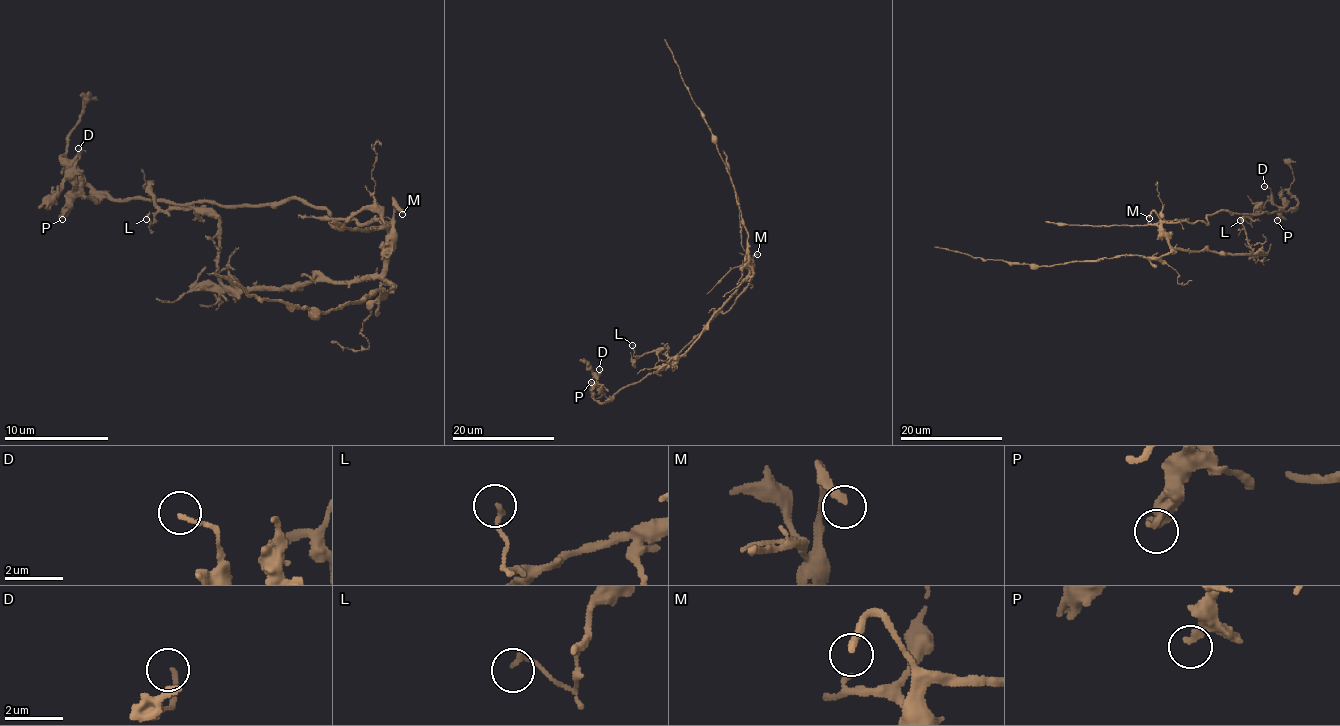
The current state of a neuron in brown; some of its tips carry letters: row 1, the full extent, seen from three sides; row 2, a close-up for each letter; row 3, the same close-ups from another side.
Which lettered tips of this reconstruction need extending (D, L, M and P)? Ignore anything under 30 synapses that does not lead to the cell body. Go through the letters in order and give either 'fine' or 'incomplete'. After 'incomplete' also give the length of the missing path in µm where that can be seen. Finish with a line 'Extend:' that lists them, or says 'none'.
D: fine
L: fine
M: incomplete; missing 30 µm
P: fine
Extend: M

